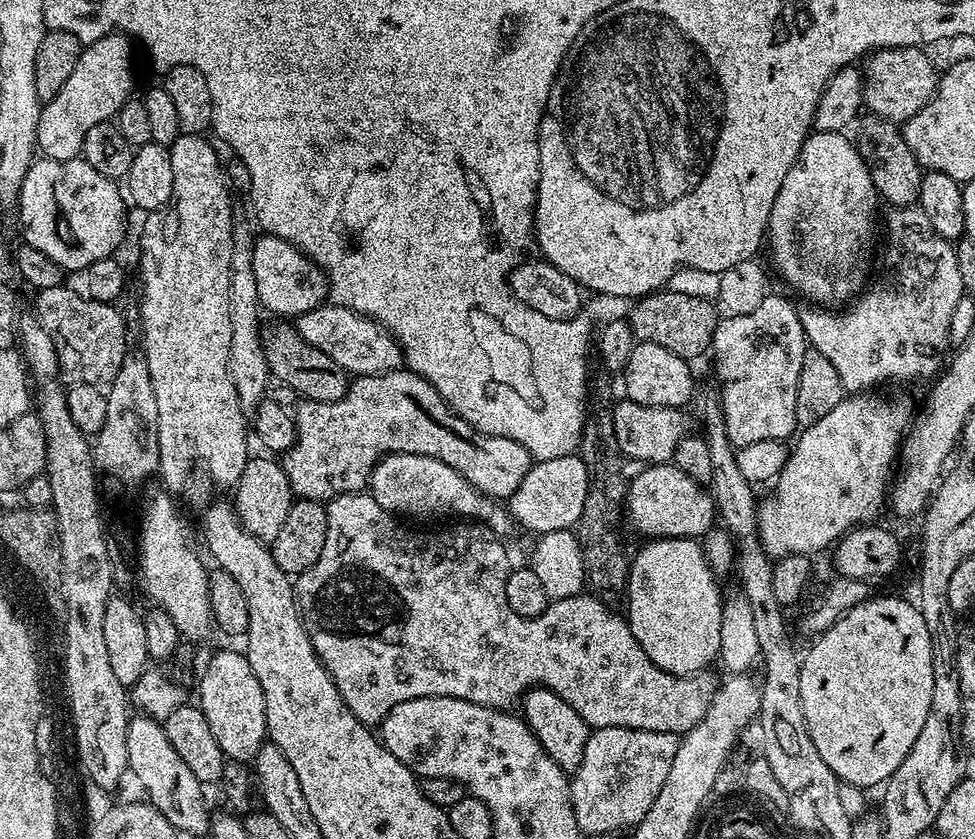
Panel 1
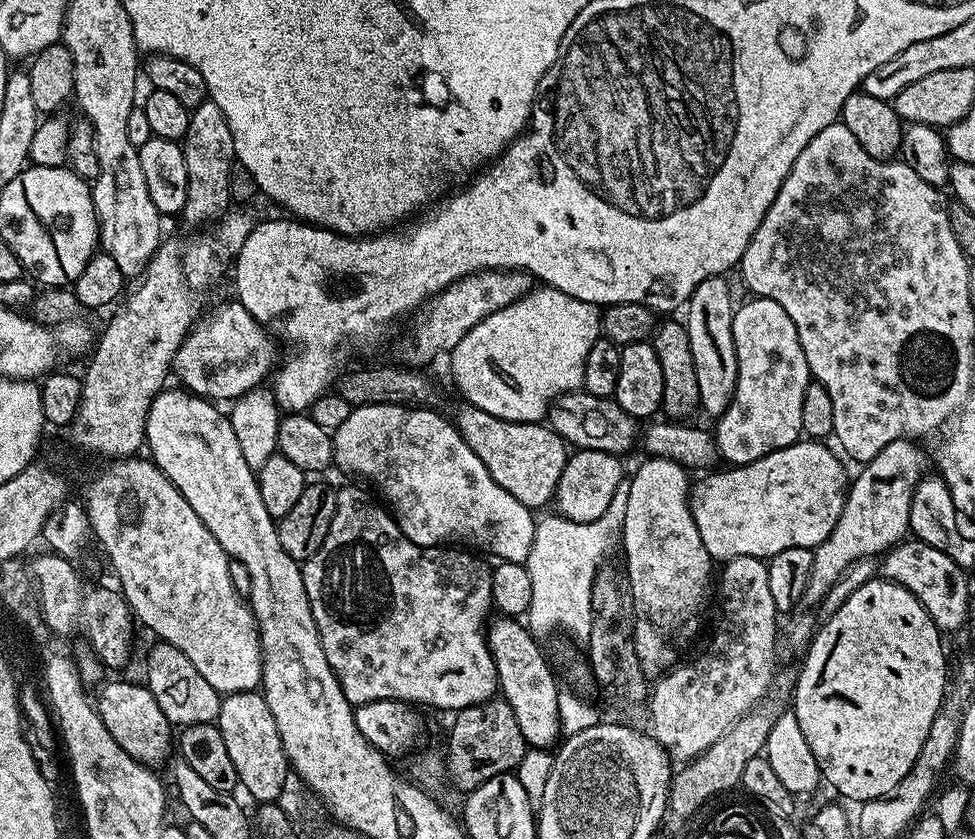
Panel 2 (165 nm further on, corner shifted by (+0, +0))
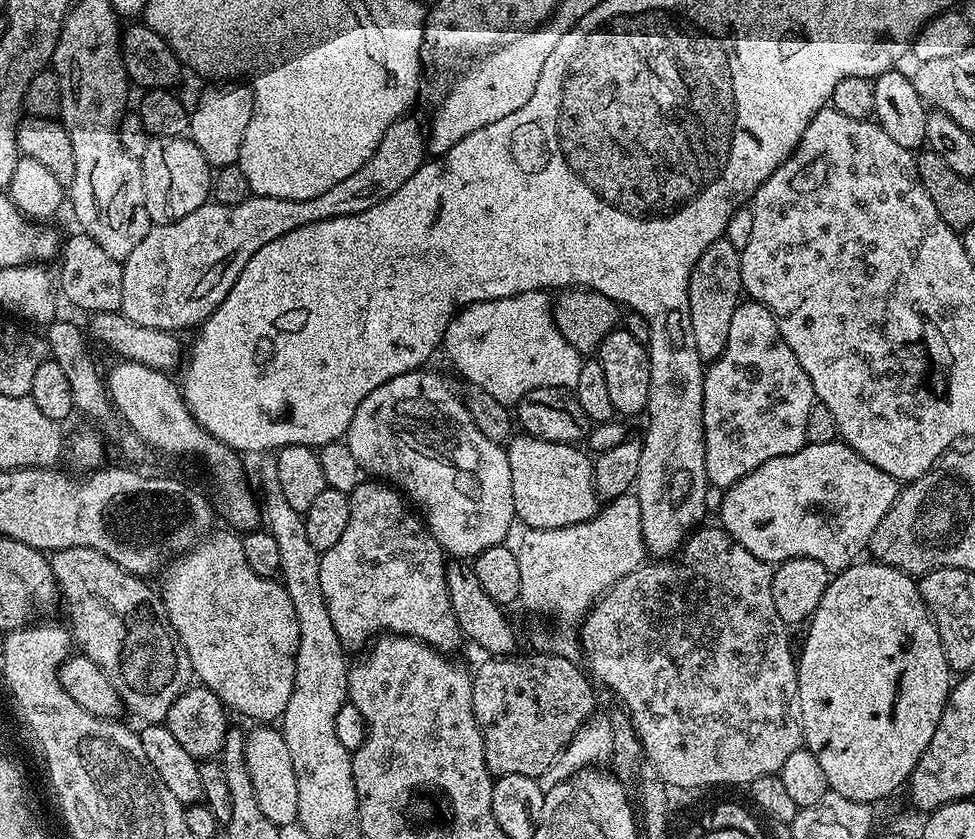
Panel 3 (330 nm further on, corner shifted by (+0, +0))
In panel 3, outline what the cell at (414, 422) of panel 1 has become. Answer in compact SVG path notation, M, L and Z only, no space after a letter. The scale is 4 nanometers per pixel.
M516 434L508 440L506 449L516 520L524 523L525 529L574 526L594 518L600 511L602 500L596 494L592 473L594 460L583 447Z

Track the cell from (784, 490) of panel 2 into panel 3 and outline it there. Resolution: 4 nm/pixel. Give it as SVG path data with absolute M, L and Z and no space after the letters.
M843 442L835 444L807 443L794 454L782 454L782 458L770 458L770 462L762 462L762 466L758 466L758 470L746 474L746 478L734 482L734 486L730 486L724 492L724 501L720 503L718 509L721 520L719 520L719 523L724 531L729 532L739 544L746 546L746 550L750 550L750 554L754 554L754 558L765 562L779 562L805 556L806 558L814 558L814 562L822 562L822 566L826 566L826 570L830 574L835 574L841 572L847 565L857 563L863 557L860 555L865 555L870 542L870 534L874 534L878 522L882 522L882 518L886 518L886 510L890 510L890 506L895 502L897 495L897 480L890 474L878 470L878 466L866 462L866 458L862 458L862 454L858 454L849 444Z

